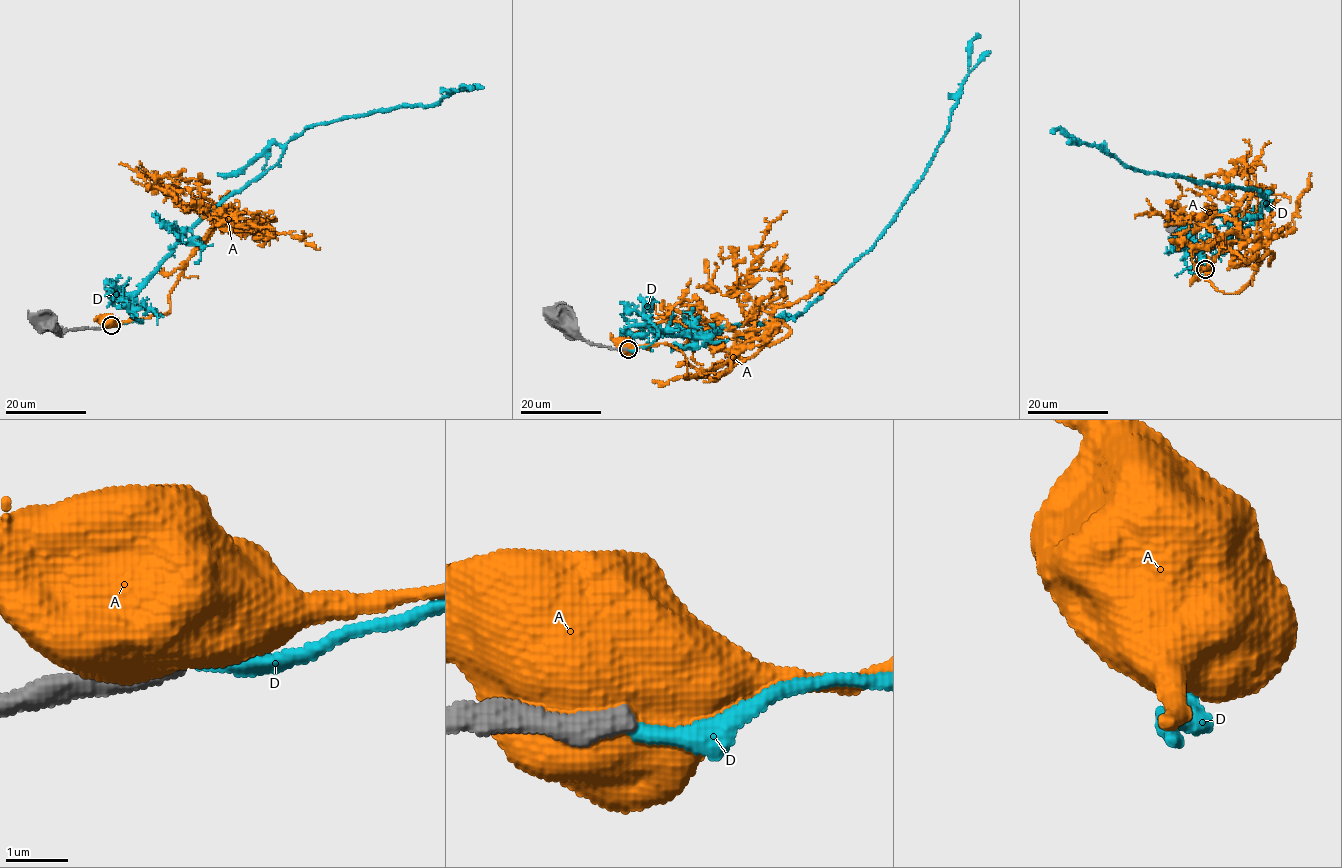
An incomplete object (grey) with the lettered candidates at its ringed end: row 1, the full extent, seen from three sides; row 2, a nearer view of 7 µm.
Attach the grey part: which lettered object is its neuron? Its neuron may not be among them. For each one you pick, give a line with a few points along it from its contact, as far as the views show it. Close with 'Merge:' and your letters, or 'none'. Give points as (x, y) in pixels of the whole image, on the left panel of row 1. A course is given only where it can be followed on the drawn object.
Merge: none

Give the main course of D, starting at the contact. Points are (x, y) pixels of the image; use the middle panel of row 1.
D: (628, 349), (657, 335), (648, 318), (648, 329), (693, 337), (805, 310), (866, 253), (921, 177), (979, 36)

